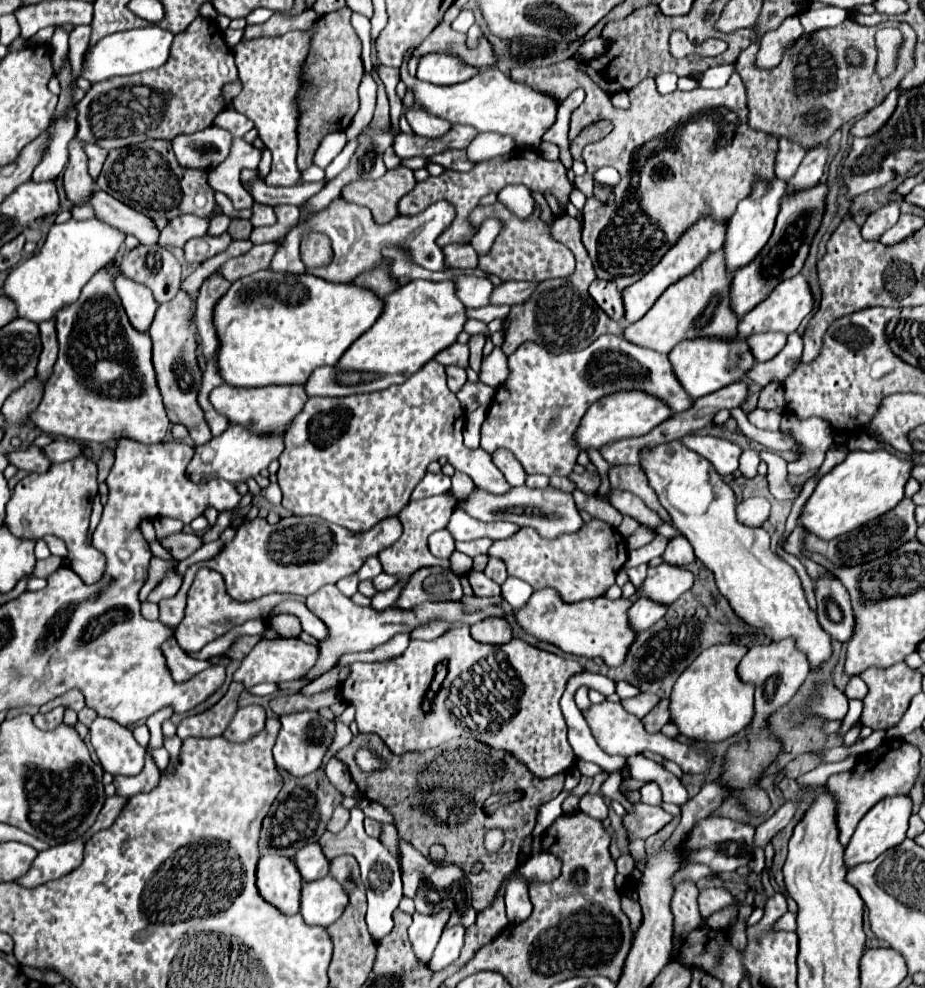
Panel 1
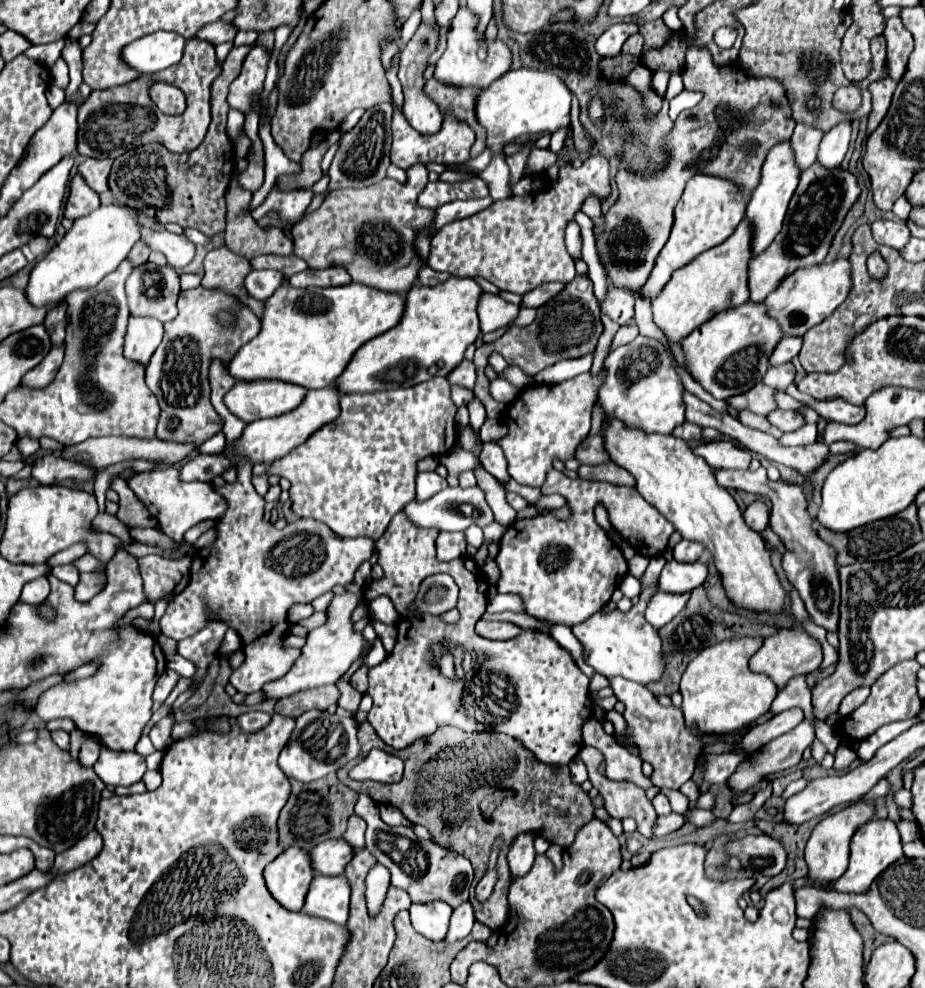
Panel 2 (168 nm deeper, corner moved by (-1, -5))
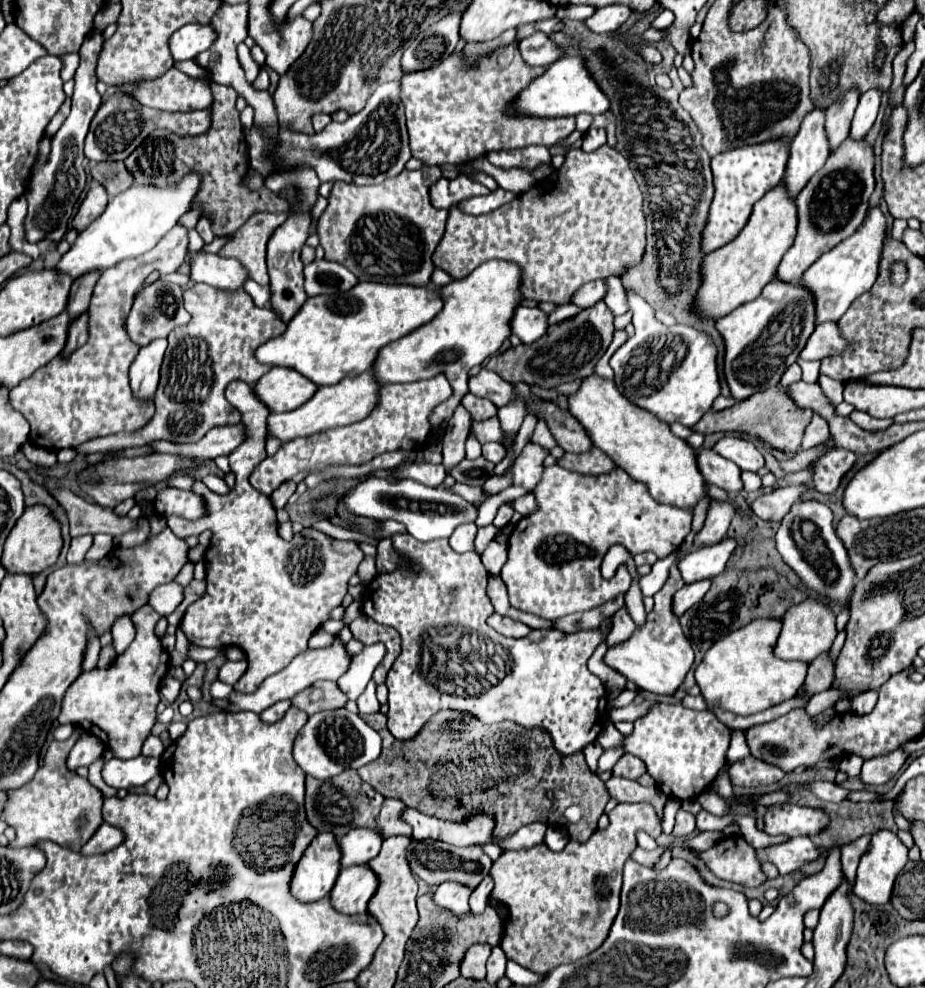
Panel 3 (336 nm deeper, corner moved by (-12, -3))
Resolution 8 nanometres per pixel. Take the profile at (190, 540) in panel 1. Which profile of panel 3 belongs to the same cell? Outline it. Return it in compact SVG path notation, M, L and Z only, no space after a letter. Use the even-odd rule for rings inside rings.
M65 488L53 490L51 494L57 498L57 502L69 514L69 526L71 526L73 538L81 536L81 534L99 534L99 532L111 534L111 536L121 536L139 526L139 520L131 520L127 516L117 516L113 512L113 508L103 508L103 506L91 504Z

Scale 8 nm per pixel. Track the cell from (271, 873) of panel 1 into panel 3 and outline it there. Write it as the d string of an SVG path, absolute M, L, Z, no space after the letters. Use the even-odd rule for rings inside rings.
M319 832L291 878L291 894L299 902L317 902L329 894L339 874L339 844L331 832Z

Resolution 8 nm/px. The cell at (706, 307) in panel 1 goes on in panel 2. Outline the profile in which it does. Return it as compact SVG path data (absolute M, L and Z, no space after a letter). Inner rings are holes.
M744 218L730 238L706 250L704 254L696 256L690 264L686 264L686 268L680 268L672 274L670 282L662 288L662 292L652 302L656 326L672 342L678 342L698 326L708 322L716 312L748 302L750 298L748 264L754 258L750 252L752 252L752 228L750 222Z

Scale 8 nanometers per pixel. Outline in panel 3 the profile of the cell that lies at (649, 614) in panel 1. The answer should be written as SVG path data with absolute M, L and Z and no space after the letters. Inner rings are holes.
M701 580L701 582L693 582L693 584L687 584L681 590L677 590L677 594L673 596L673 614L681 616L693 604L701 602L705 592L709 590L709 584L711 584L711 580Z

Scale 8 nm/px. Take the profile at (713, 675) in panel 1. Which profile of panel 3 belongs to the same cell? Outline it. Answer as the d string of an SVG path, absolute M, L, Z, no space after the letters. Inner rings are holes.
M755 620L749 626L721 638L707 650L703 662L695 670L697 686L707 706L733 712L737 716L751 716L793 698L805 682L805 662L785 662L773 656L773 646L779 638L779 620Z

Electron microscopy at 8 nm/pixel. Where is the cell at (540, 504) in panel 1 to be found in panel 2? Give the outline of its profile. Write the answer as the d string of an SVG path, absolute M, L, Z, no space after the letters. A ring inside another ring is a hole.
M456 486L456 488L444 488L444 490L440 490L438 494L434 494L432 498L428 498L428 500L424 500L424 502L418 502L418 500L414 498L414 500L410 500L410 502L402 508L402 512L406 514L406 518L408 518L414 526L418 526L418 528L436 528L436 530L466 530L466 528L472 526L472 524L484 528L486 524L494 522L492 510L490 510L490 506L486 504L484 492L482 492L478 486L466 488L466 490L462 490L460 486ZM466 504L472 506L472 514L470 514L470 516L466 516L466 512L464 512L464 506L466 506Z

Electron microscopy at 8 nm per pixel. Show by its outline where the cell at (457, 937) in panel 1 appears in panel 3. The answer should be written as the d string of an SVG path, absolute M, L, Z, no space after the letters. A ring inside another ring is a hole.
M487 876L487 878L483 878L483 882L473 890L473 894L471 894L471 898L469 898L471 914L481 914L481 910L485 910L487 902L489 902L491 890L493 890L493 878Z

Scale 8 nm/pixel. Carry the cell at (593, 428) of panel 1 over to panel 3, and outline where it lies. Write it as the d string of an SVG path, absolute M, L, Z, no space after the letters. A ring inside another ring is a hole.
M633 290L625 292L629 308L633 310L633 326L635 326L635 334L611 356L609 364L615 370L615 386L617 390L629 398L631 402L635 402L635 406L655 414L659 420L673 424L673 422L681 422L685 426L695 426L699 422L699 418L711 408L713 400L719 396L719 376L717 376L717 348L713 346L711 338L703 332L697 332L691 326L683 326L683 324L675 324L671 328L663 326L661 322L657 322L653 318L653 308L637 294L633 294Z

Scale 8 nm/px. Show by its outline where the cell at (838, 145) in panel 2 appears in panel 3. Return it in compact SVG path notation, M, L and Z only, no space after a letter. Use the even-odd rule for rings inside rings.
M869 90L859 98L855 118L851 122L851 132L849 132L851 140L863 140L867 136L867 132L871 130L871 126L877 118L879 104L881 104L881 92L879 90Z

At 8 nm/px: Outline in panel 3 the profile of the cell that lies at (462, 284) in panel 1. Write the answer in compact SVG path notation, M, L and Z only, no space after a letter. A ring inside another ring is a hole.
M517 306L511 322L511 332L525 344L535 342L547 330L547 314L539 308Z

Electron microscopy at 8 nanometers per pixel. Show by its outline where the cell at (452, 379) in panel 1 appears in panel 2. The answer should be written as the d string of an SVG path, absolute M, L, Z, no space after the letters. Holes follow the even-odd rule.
M452 386L452 402L456 406L468 406L468 402L474 398L472 392L466 392L466 388L454 388Z

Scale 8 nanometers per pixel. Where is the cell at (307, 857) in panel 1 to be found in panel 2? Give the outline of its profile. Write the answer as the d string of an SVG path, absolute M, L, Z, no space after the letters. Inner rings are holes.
M338 838L314 846L310 854L312 854L312 866L318 874L338 876L344 872L346 864L354 858L354 848L346 840Z

